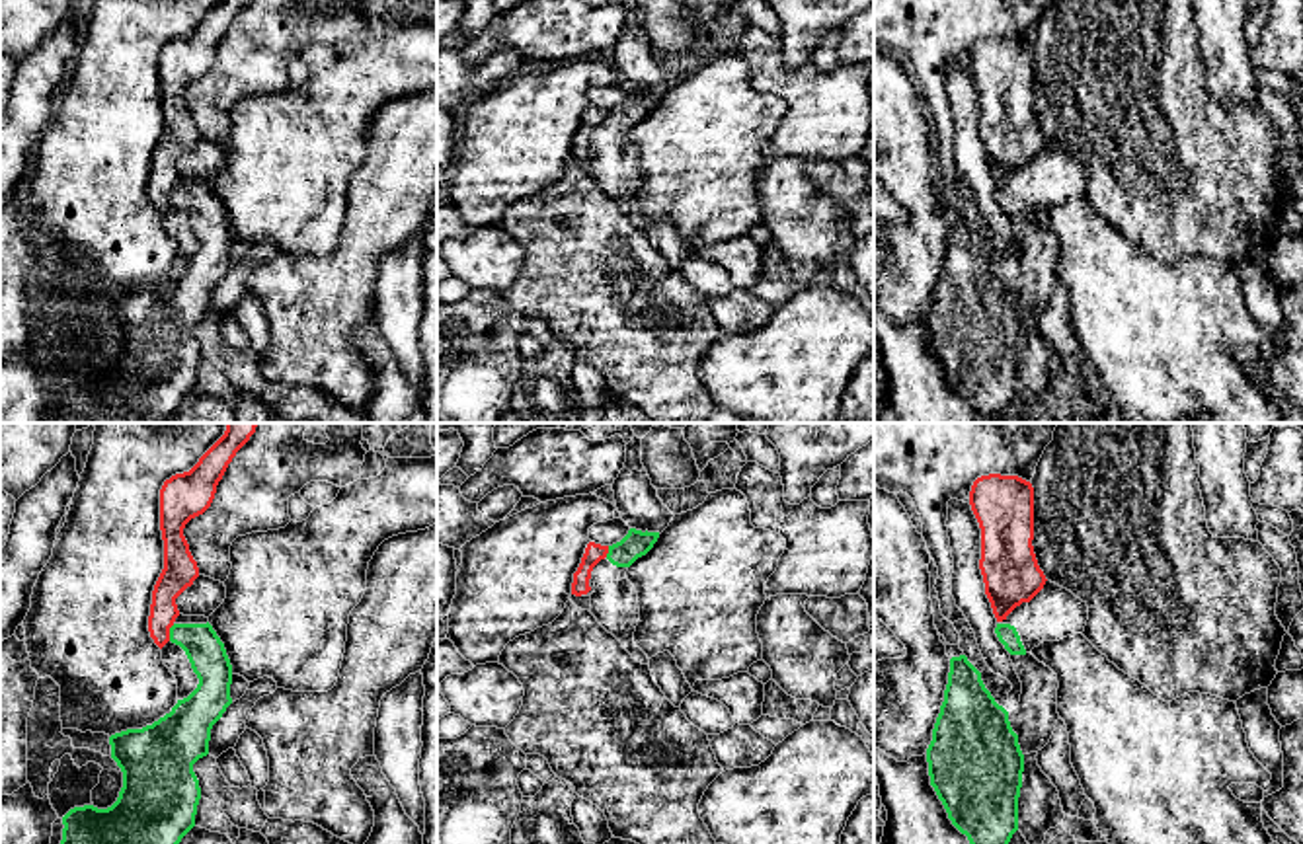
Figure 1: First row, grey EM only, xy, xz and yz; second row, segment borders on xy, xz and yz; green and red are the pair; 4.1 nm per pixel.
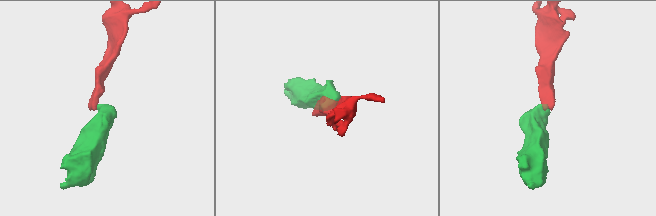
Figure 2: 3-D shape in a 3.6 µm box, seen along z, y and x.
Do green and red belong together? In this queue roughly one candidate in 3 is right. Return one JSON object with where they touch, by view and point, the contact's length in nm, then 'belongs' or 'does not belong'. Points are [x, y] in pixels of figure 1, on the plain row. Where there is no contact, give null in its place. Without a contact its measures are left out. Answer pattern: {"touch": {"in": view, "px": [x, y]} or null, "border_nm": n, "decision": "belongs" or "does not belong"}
{"touch": {"in": "xy", "px": [170, 195]}, "border_nm": 80, "decision": "does not belong"}

